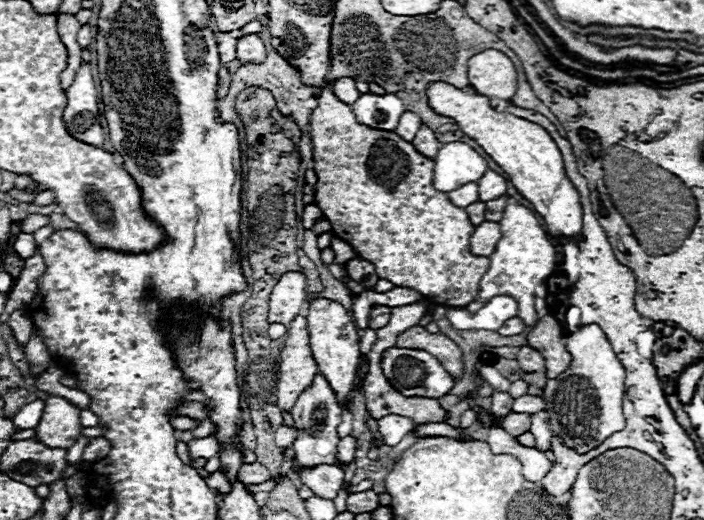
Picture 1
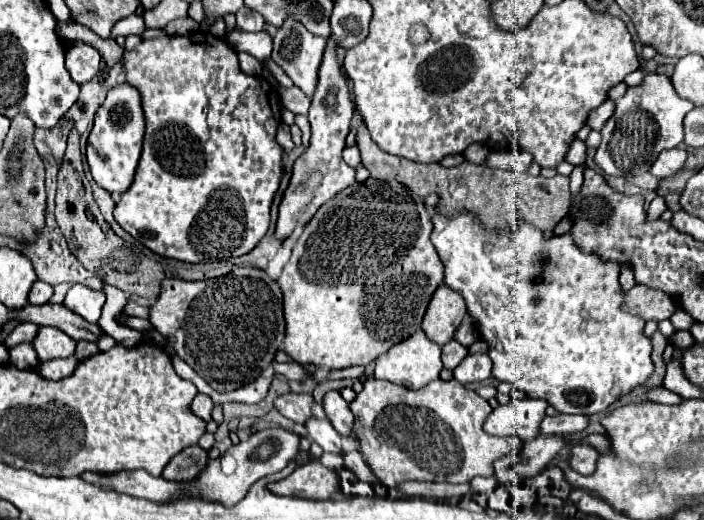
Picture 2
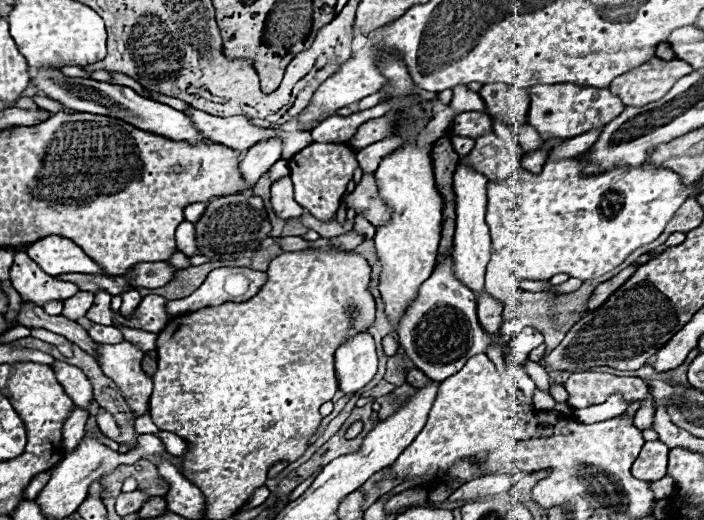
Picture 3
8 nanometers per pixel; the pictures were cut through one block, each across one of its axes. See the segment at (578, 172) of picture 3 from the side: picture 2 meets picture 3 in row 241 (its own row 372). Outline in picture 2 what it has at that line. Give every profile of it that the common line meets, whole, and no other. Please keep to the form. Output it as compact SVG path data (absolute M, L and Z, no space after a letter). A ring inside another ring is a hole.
M438 206L428 208L432 214L432 244L438 250L438 256L444 264L444 284L448 284L452 290L460 292L466 300L466 310L472 322L476 324L478 332L482 334L482 340L488 344L488 356L494 362L492 366L492 376L500 382L510 382L522 392L528 394L528 398L542 398L550 406L556 408L556 412L562 414L600 414L606 412L614 402L620 400L620 396L628 394L636 386L644 384L650 380L654 372L654 362L652 362L652 342L648 336L644 336L644 320L636 314L630 314L624 310L624 290L620 286L620 264L616 260L602 260L596 254L584 254L580 246L574 242L572 234L566 232L562 236L550 236L546 238L540 228L536 228L530 222L518 222L514 230L508 232L494 232L486 230L482 226L482 220L470 212L470 210L460 210L460 214L446 216L440 212Z

